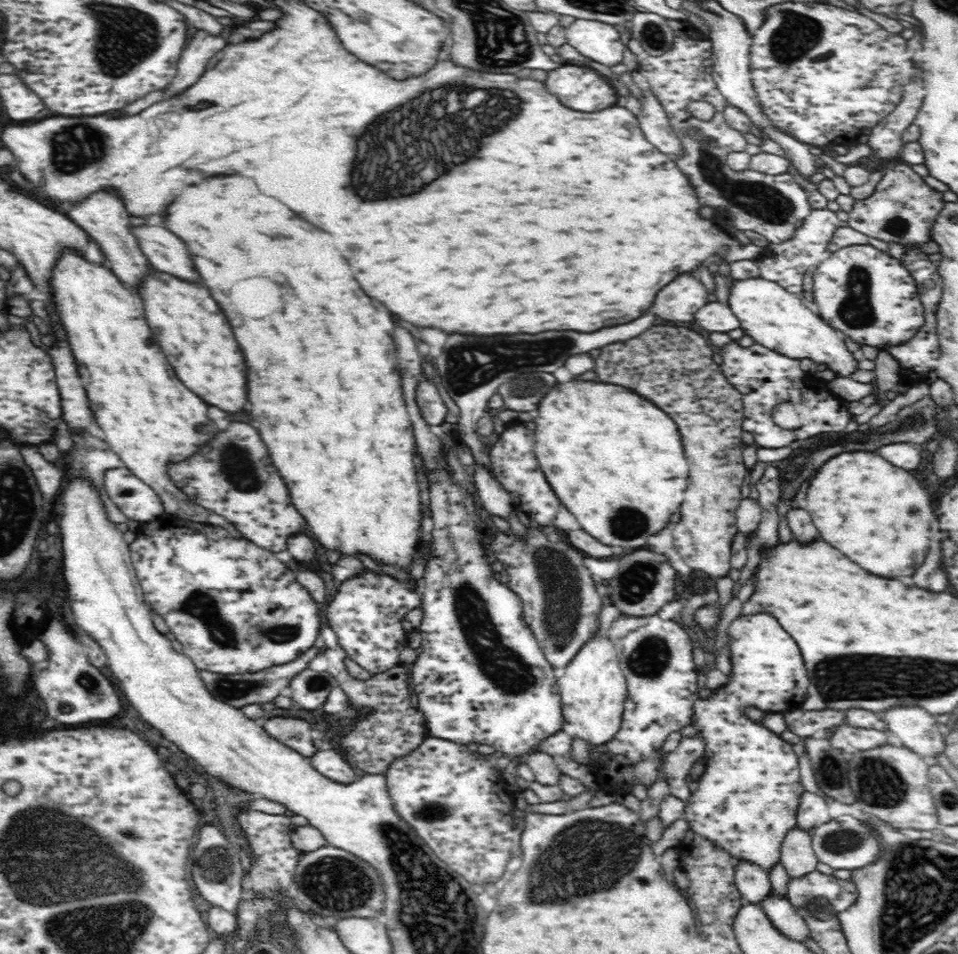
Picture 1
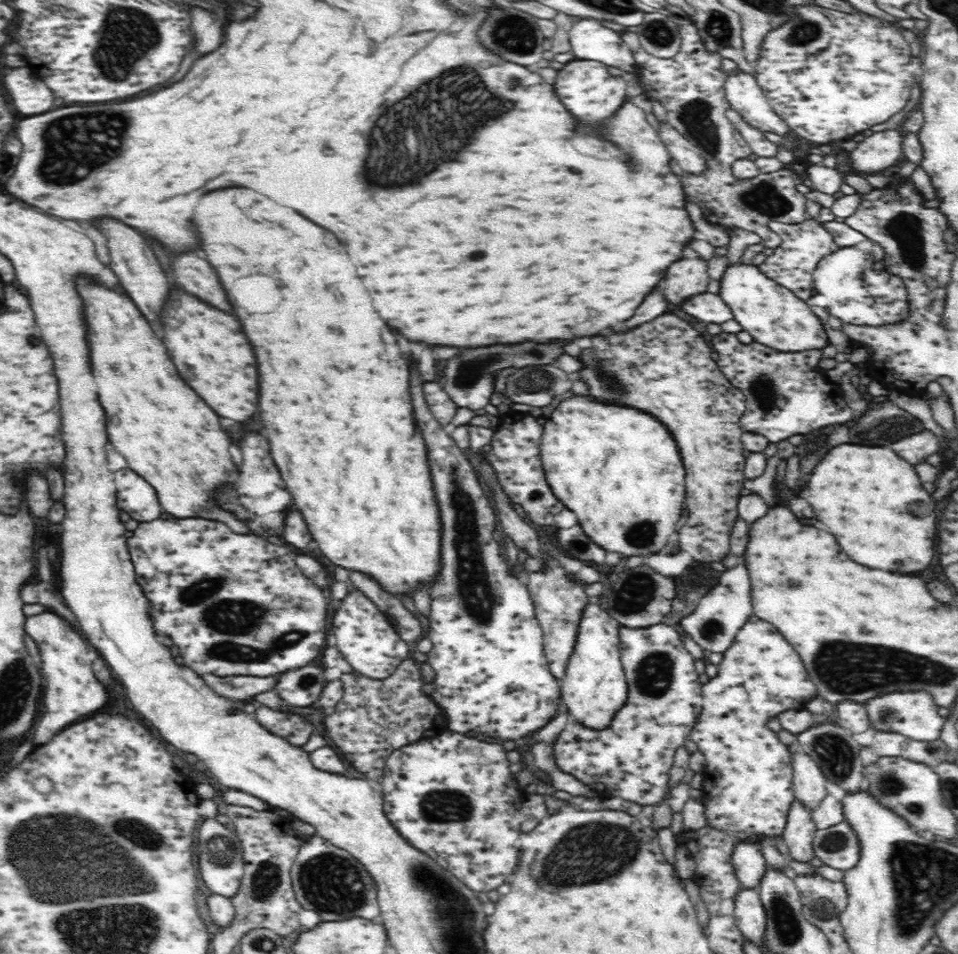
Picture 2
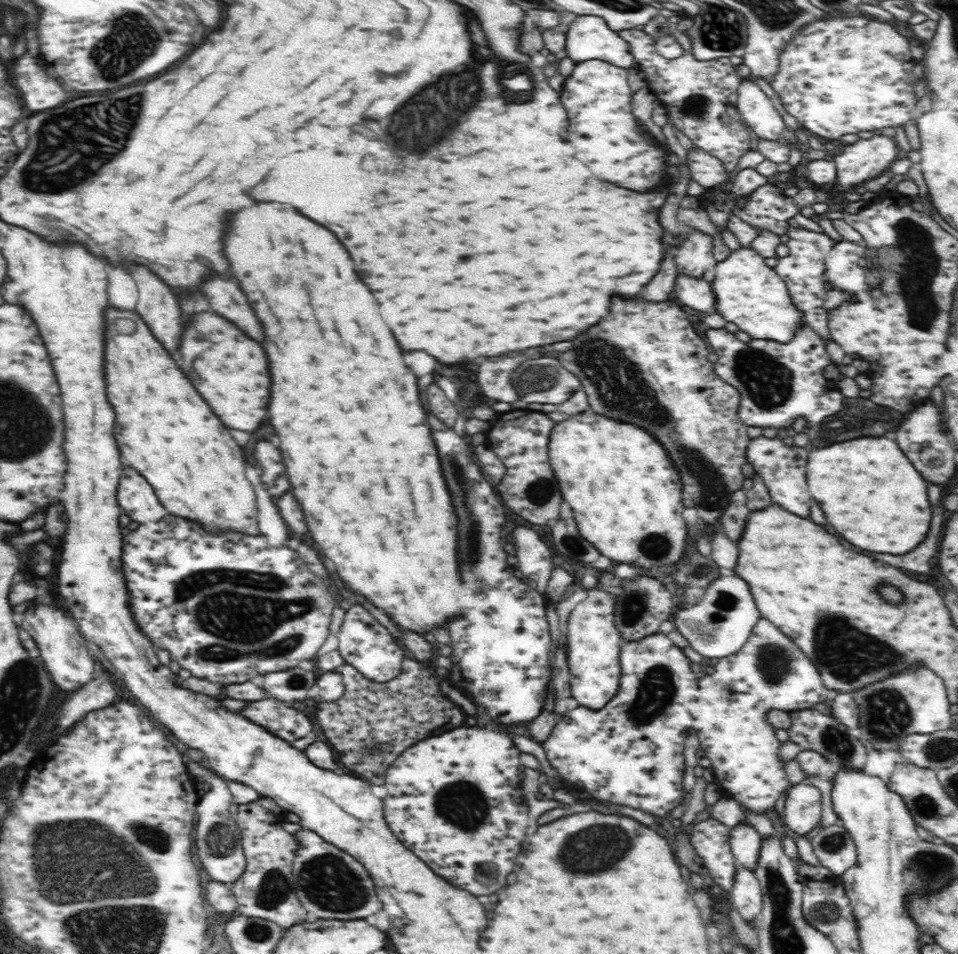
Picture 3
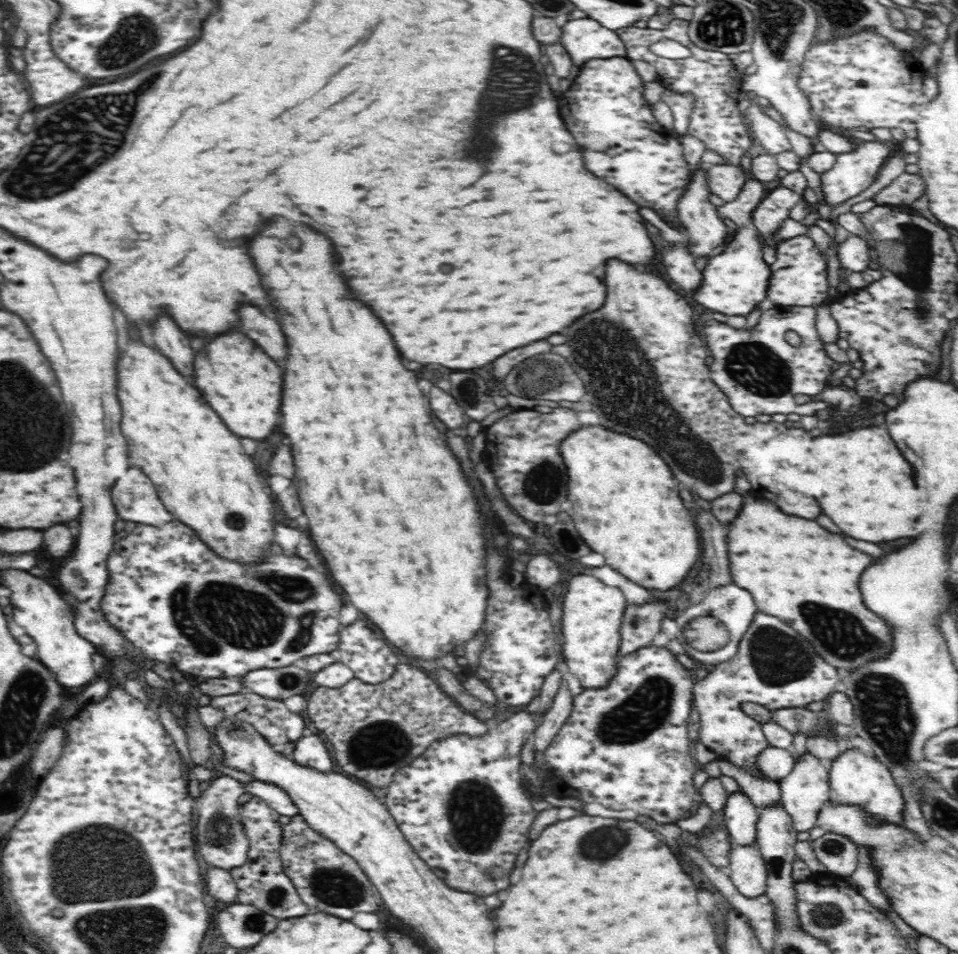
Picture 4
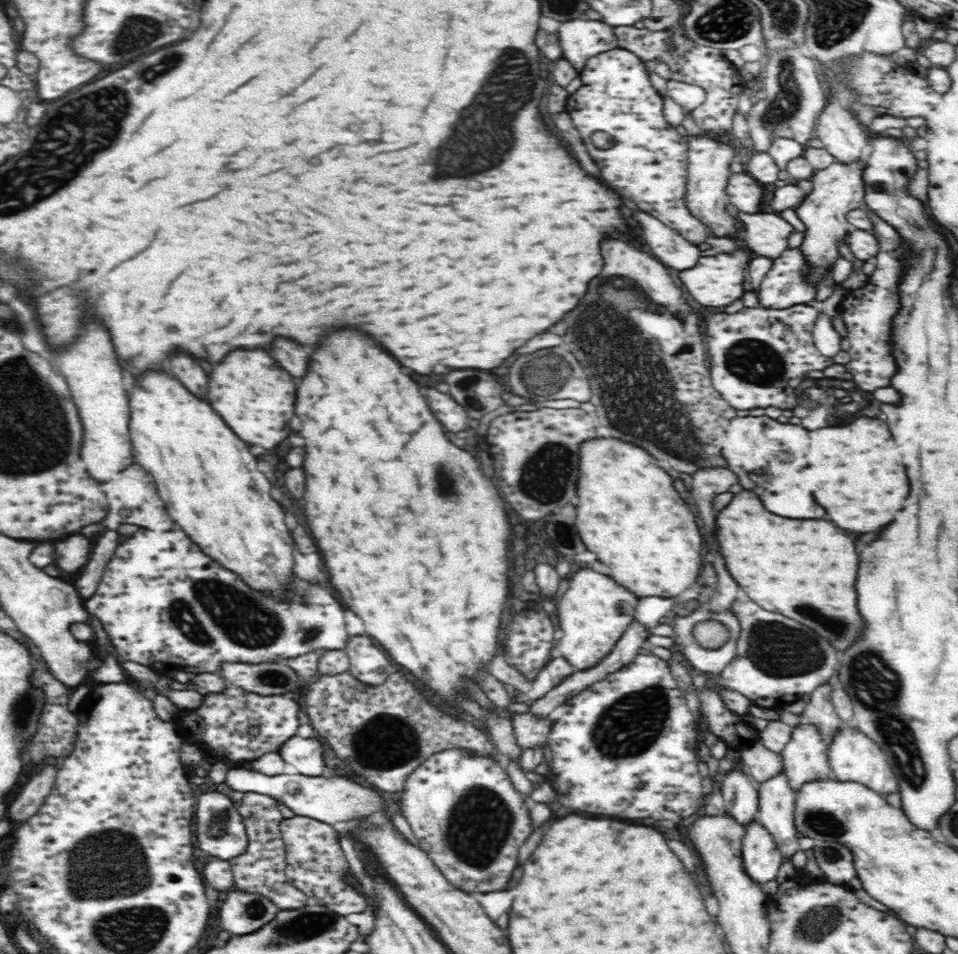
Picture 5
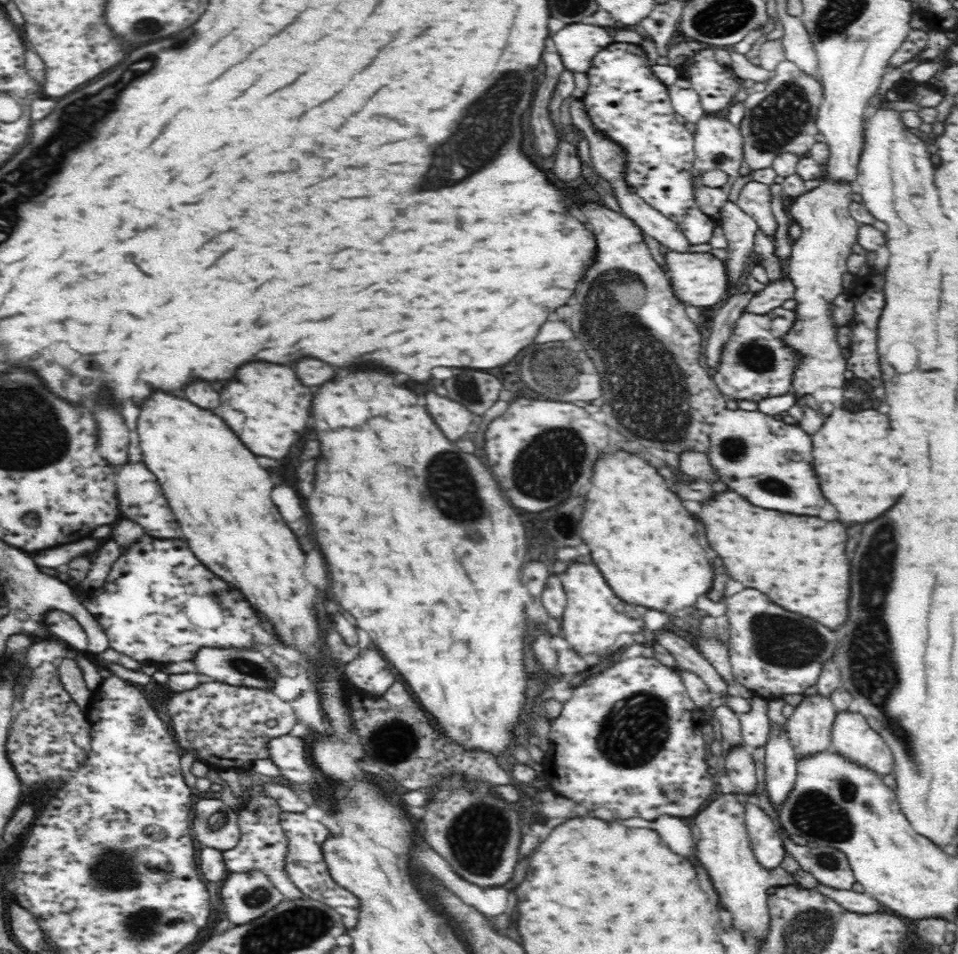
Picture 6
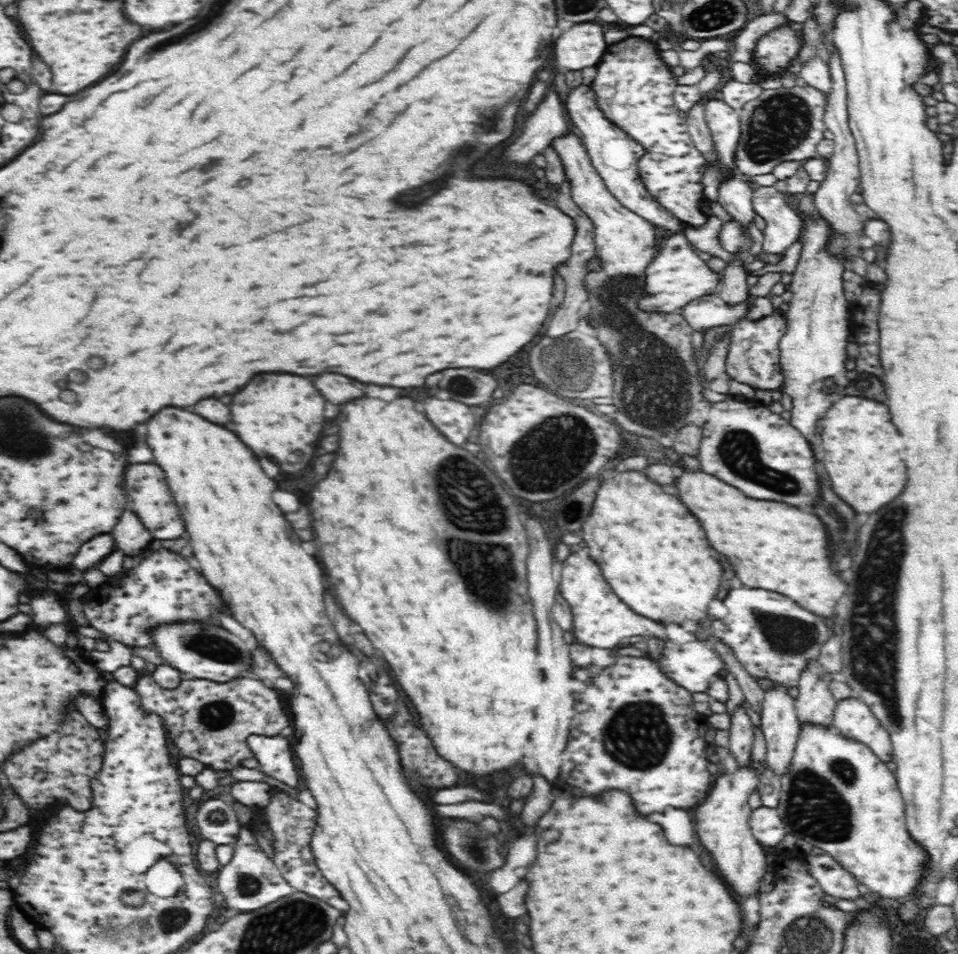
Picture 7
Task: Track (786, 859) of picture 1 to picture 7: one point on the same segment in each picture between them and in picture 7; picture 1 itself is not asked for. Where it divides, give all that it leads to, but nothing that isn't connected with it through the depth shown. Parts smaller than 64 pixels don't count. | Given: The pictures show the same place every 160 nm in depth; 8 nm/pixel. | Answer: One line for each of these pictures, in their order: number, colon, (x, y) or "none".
2: (799, 831)
3: (803, 802)
4: (804, 790)
5: (805, 757)
6: (809, 726)
7: (815, 703)

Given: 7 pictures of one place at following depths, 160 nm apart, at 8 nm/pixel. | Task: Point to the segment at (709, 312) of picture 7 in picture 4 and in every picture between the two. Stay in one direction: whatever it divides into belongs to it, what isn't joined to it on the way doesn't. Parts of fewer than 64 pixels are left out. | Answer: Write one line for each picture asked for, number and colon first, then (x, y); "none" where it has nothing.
4: (799, 277)
5: (784, 285)
6: (775, 293)

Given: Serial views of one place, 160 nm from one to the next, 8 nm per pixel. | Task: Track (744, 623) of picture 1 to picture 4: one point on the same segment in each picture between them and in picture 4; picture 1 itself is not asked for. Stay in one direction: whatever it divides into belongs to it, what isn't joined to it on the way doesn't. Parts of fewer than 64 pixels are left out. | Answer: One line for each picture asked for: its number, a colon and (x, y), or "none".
2: (747, 787)
3: (770, 672)
4: (770, 669)

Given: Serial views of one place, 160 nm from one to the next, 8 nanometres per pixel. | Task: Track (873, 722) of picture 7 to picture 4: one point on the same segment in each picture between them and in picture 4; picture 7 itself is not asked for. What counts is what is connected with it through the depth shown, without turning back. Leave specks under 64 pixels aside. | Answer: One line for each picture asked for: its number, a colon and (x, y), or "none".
4: (856, 777)
5: (853, 756)
6: (851, 736)

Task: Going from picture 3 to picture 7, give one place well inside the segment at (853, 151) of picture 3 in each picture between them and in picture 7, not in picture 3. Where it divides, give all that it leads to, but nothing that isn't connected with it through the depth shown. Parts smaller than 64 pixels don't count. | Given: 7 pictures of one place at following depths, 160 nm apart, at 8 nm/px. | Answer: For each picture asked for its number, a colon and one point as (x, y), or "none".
4: (854, 171)
5: (837, 189)
6: (817, 264)
7: (813, 349)

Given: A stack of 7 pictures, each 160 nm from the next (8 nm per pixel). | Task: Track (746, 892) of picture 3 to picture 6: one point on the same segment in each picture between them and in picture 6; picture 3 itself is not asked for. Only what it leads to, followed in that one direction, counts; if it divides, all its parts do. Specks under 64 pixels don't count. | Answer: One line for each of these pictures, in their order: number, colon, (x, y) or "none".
4: (746, 868)
5: (761, 860)
6: (767, 845)

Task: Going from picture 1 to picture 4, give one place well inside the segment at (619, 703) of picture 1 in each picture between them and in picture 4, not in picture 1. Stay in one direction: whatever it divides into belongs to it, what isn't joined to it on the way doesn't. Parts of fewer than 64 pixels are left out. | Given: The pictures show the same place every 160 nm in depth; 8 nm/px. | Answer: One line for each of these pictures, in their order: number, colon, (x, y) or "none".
2: (594, 686)
3: (594, 642)
4: (591, 623)

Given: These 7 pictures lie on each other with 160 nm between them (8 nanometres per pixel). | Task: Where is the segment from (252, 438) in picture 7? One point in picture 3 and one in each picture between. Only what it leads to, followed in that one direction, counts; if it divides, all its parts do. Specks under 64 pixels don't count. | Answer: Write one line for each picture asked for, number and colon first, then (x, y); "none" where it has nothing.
3: (229, 369)
4: (240, 382)
5: (254, 396)
6: (267, 406)

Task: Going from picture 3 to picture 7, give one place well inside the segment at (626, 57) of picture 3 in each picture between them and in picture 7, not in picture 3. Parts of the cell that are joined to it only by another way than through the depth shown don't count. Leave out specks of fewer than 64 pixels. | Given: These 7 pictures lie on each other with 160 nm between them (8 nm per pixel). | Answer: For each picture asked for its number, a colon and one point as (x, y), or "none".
4: (584, 39)
5: (580, 39)
6: (577, 44)
7: (583, 46)

